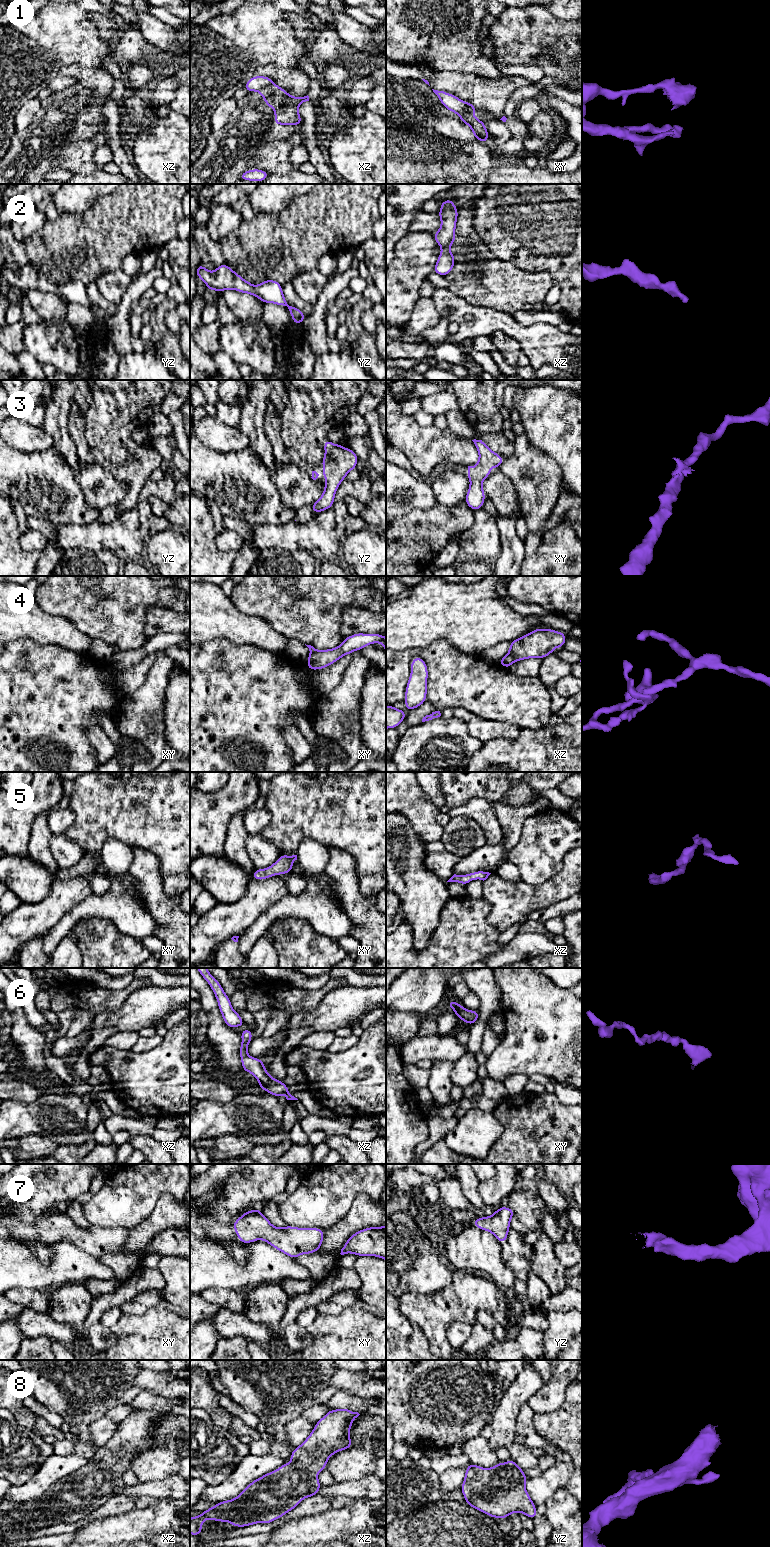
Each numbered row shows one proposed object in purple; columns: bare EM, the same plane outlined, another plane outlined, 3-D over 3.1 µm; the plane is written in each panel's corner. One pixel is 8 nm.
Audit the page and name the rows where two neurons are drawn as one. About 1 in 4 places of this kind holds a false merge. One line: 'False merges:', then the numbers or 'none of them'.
False merges: 1, 4

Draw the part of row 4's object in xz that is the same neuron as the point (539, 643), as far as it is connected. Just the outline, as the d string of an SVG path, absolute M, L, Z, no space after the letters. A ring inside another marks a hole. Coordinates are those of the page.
M537 628L510 642L507 655L514 661L528 658L543 659L551 653L556 653L553 649L565 646L566 637L566 634L556 630Z

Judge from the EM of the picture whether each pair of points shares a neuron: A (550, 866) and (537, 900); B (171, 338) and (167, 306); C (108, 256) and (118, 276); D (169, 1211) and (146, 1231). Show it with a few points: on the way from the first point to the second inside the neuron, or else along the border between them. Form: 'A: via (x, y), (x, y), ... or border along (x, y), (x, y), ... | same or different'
A: border along (563, 867), (541, 883), (525, 883), (521, 880) | different
B: border along (169, 330), (160, 345) | different
C: border along (119, 268), (104, 272), (95, 281) | different
D: via (163, 1217), (152, 1225) | same

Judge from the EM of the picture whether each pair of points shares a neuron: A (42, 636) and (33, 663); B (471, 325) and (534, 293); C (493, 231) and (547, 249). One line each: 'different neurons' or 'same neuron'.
A: different neurons
B: different neurons
C: same neuron

